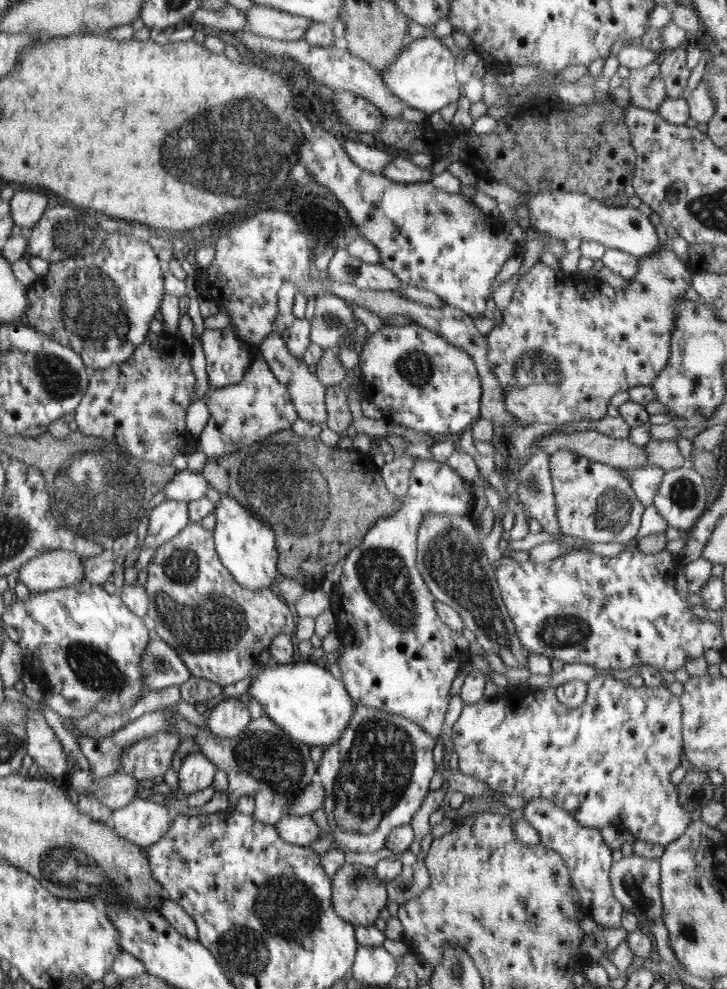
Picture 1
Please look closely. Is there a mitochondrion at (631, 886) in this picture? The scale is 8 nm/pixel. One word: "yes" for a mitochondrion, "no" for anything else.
yes

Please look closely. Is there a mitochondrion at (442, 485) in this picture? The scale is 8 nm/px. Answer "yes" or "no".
no

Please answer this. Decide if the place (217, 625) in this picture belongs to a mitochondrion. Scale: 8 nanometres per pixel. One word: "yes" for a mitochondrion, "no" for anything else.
yes

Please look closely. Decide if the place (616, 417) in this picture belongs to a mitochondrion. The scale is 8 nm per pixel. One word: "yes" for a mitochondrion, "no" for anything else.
no

